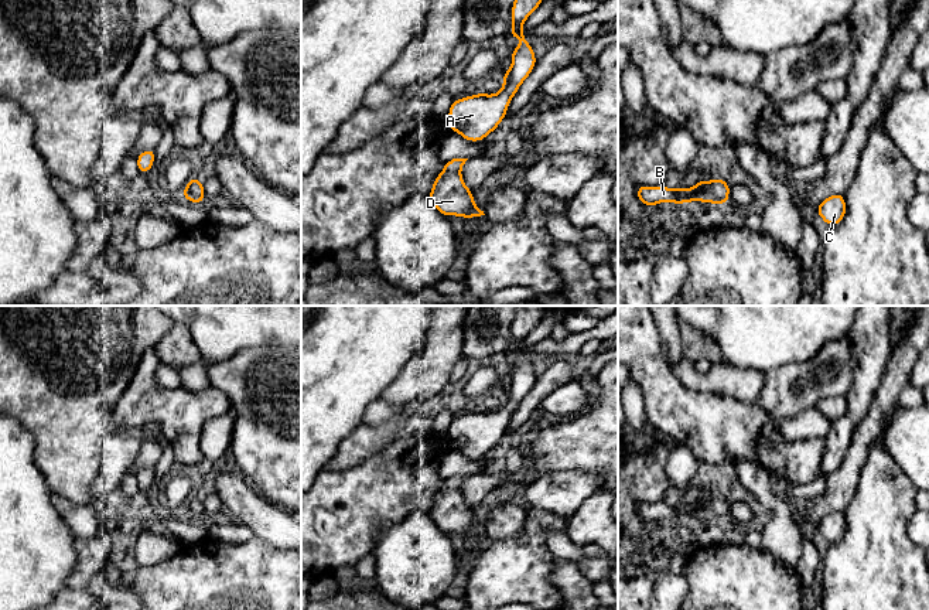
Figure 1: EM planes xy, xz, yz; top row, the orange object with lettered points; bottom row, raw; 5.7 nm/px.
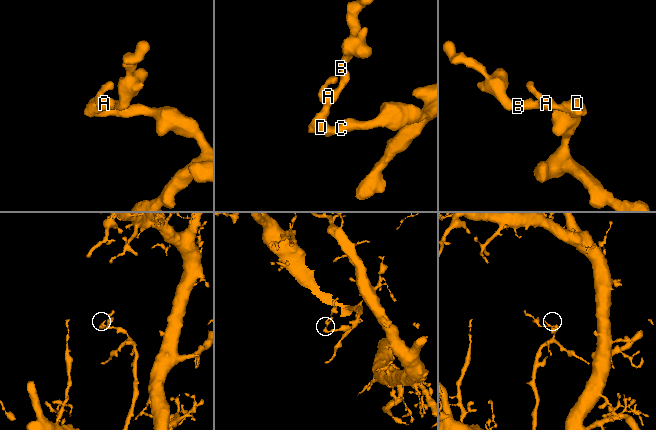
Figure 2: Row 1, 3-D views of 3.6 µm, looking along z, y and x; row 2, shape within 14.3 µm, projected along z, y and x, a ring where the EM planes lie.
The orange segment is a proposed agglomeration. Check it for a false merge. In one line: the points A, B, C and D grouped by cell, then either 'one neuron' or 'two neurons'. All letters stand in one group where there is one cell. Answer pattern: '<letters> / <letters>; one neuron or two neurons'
A B C D; one neuron

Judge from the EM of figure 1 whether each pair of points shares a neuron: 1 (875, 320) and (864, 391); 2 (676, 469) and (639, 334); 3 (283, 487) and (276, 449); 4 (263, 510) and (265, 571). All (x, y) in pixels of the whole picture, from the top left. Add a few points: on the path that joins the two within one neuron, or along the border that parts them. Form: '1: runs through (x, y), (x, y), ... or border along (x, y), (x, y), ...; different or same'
1: runs through (871, 337), (871, 358), (867, 374); same
2: border along (678, 442), (683, 443), (699, 463); different
3: runs through (283, 477), (283, 459); same
4: border along (255, 535), (273, 547), (286, 549); different

